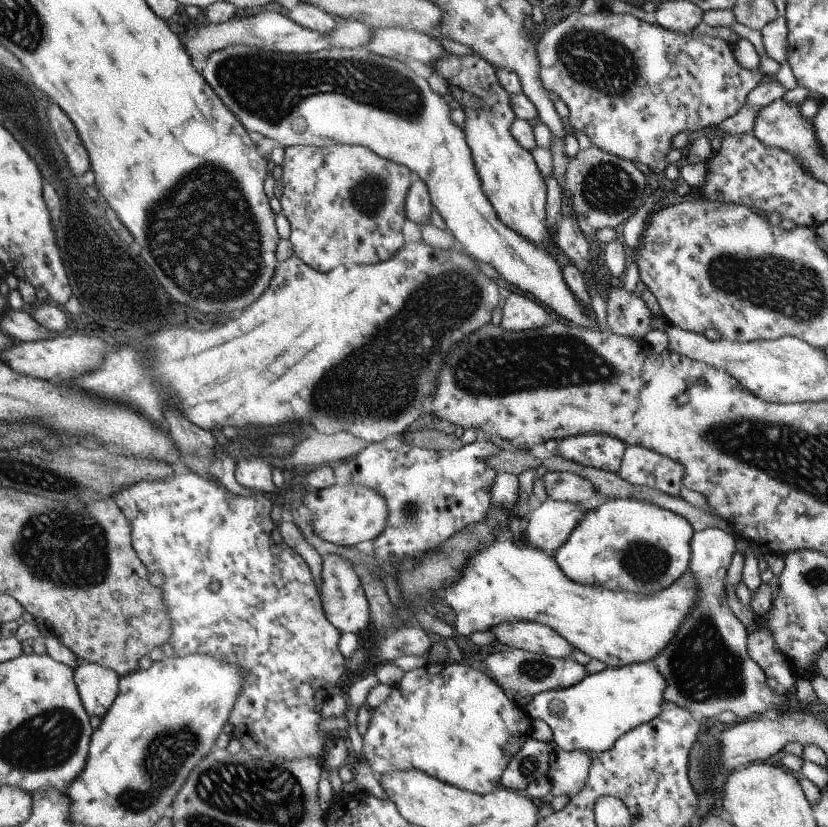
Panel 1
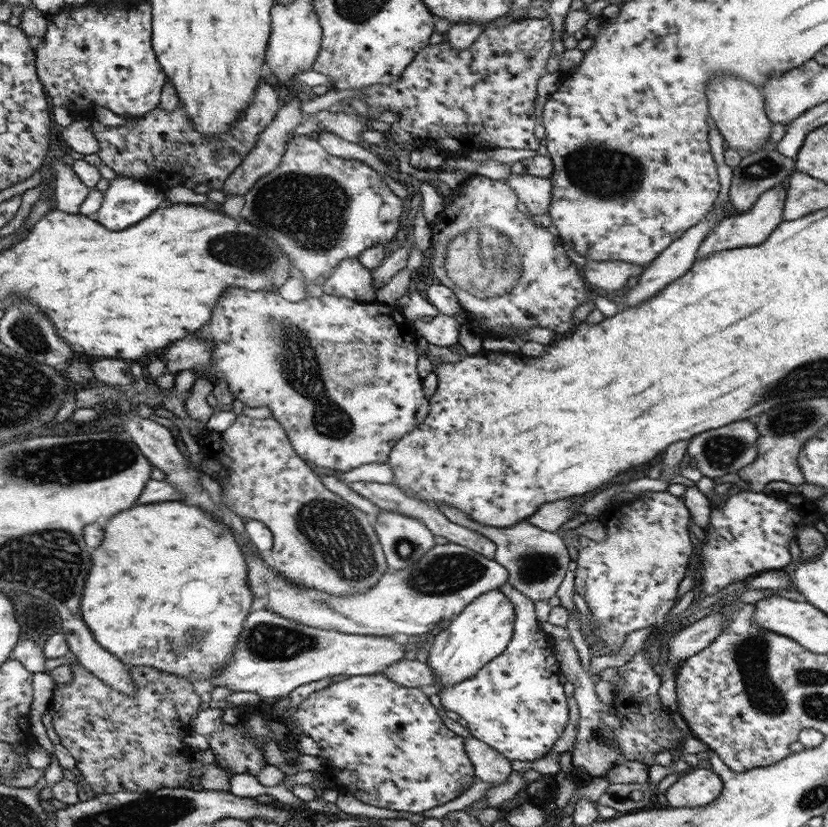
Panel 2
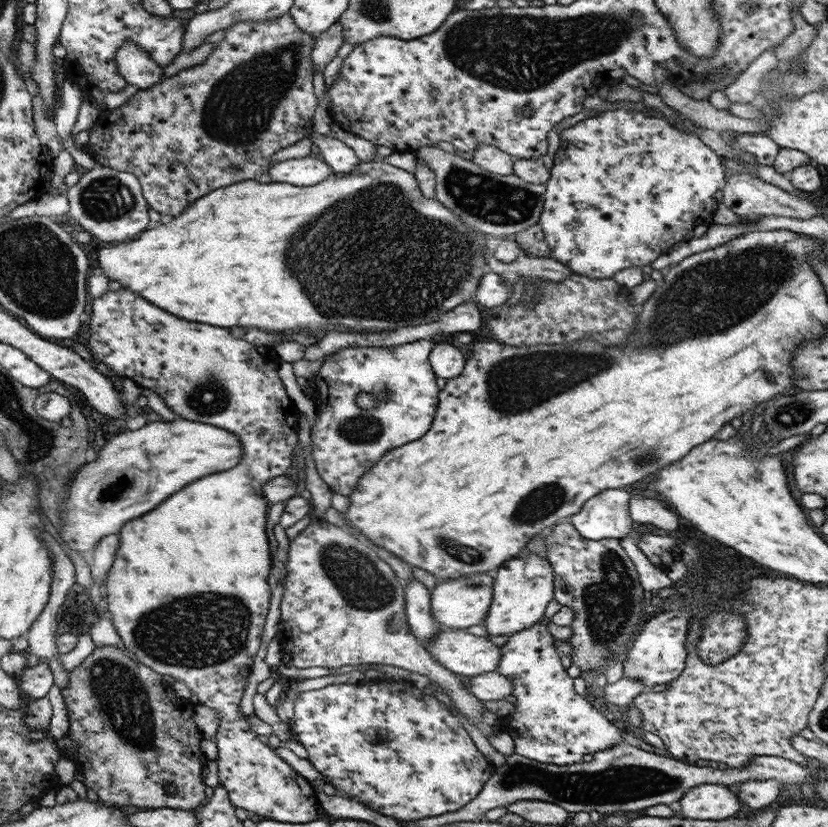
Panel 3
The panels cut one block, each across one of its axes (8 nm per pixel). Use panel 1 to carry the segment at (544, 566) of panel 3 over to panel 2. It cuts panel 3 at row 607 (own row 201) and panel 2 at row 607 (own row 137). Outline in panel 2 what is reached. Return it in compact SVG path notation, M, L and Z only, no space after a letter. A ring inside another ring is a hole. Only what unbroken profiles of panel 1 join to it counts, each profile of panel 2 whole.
M498 589L478 596L466 609L451 621L447 629L437 630L430 642L427 664L436 672L436 683L422 688L429 696L439 694L442 688L454 686L474 676L480 668L497 658L508 647L514 634L515 613L510 601Z

